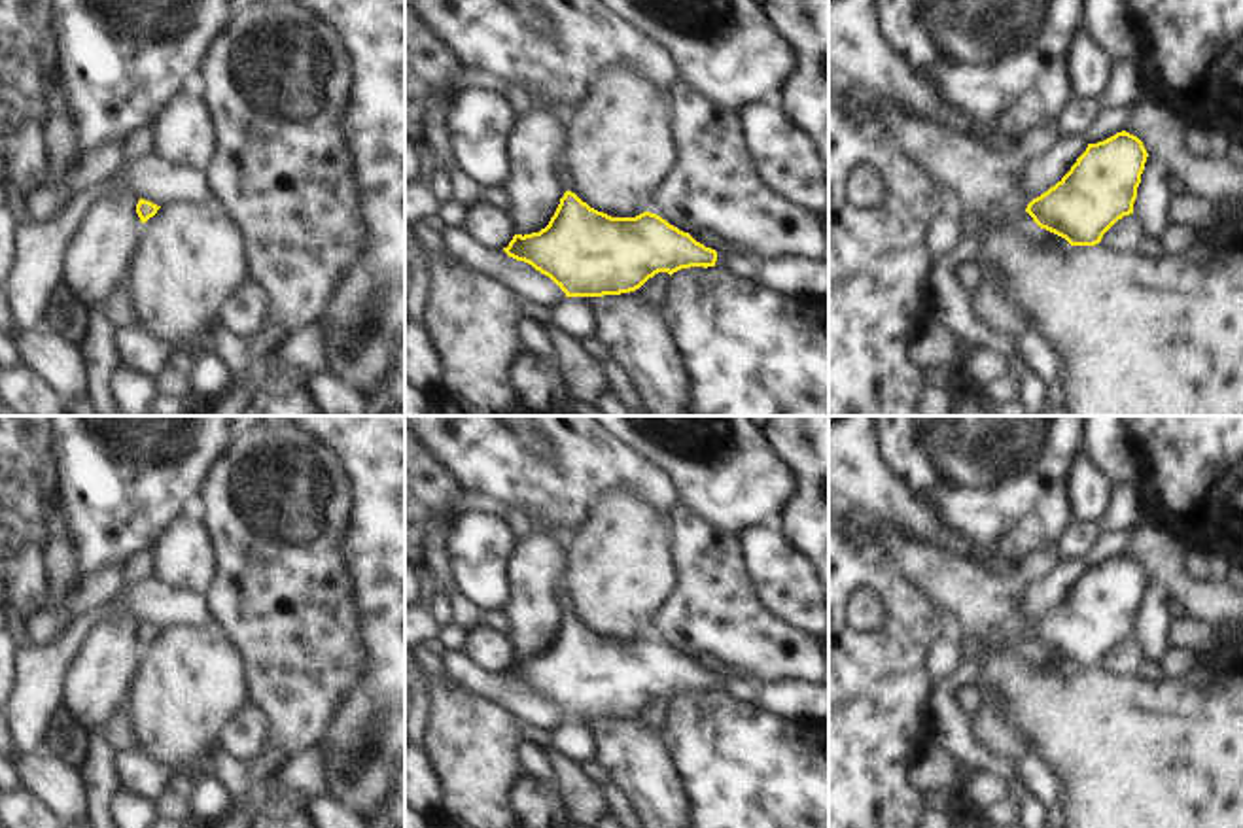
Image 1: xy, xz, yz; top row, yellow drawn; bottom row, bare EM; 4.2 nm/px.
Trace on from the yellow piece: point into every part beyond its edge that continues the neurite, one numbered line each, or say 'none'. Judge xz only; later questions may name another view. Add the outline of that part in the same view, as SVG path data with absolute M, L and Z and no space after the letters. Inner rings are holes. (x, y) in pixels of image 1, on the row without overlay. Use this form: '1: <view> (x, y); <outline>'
1: xz (564, 605); M560 586L560 588L556 590L556 607L558 607L558 611L560 611L560 620L564 620L566 614L575 616L575 609L573 609L573 605L571 605L571 601L569 601L568 592L566 592L564 586ZM575 616L575 618L577 618L577 616Z

